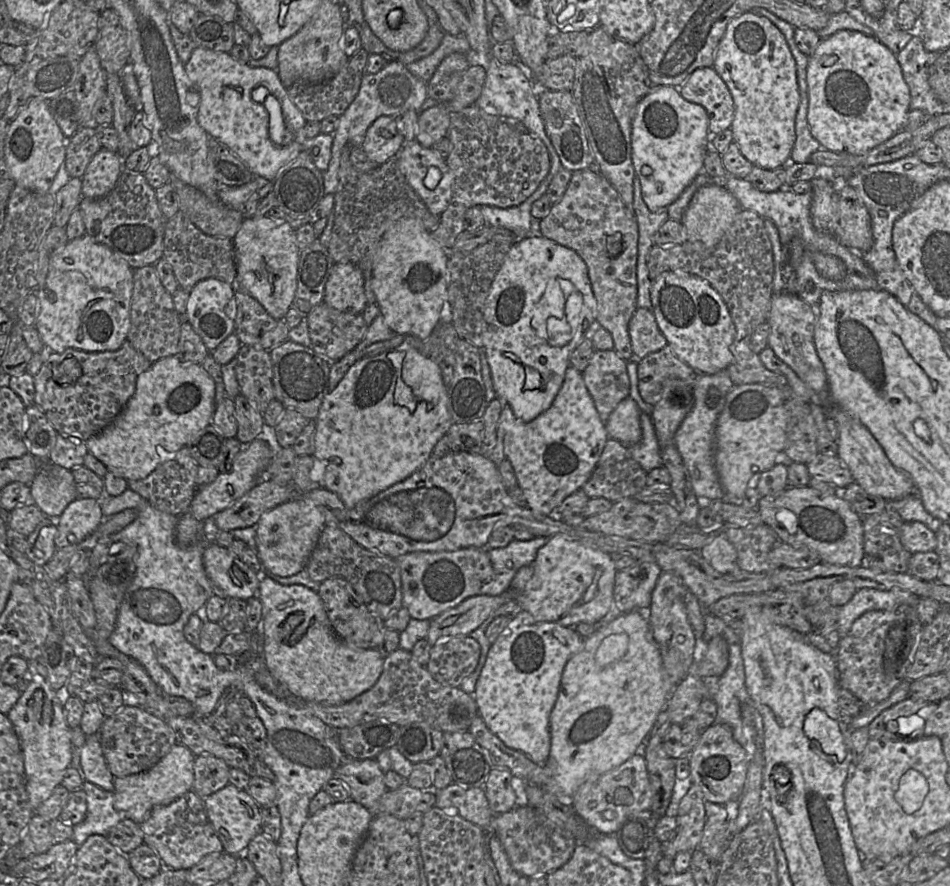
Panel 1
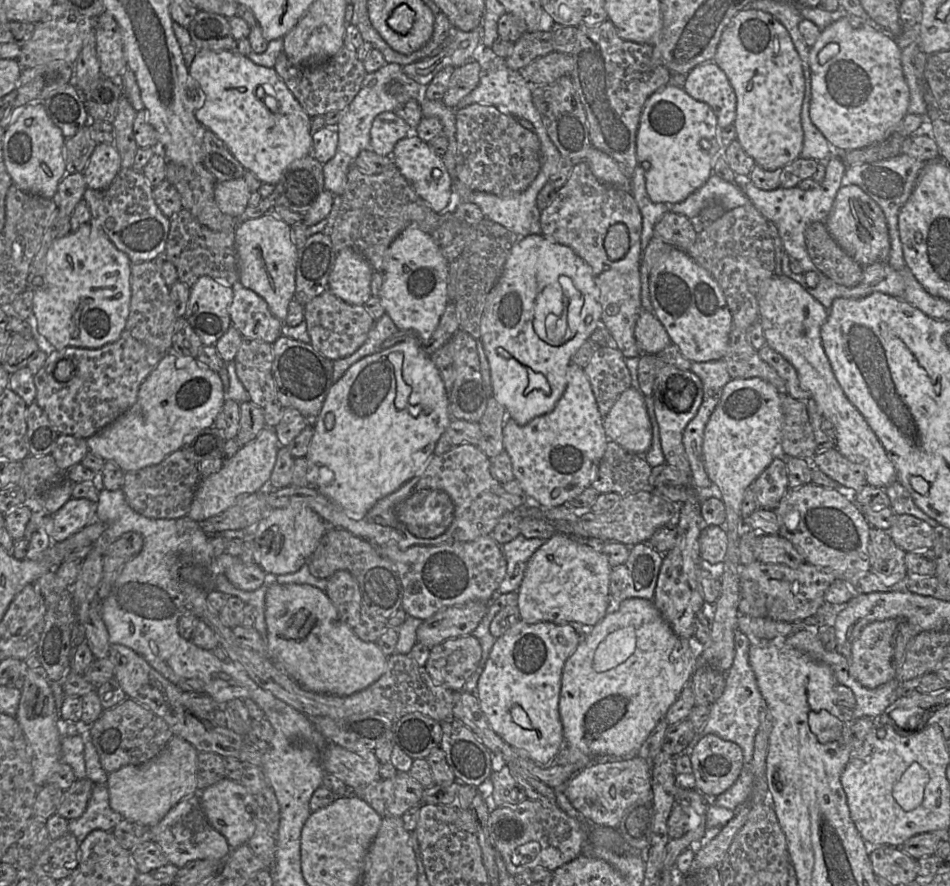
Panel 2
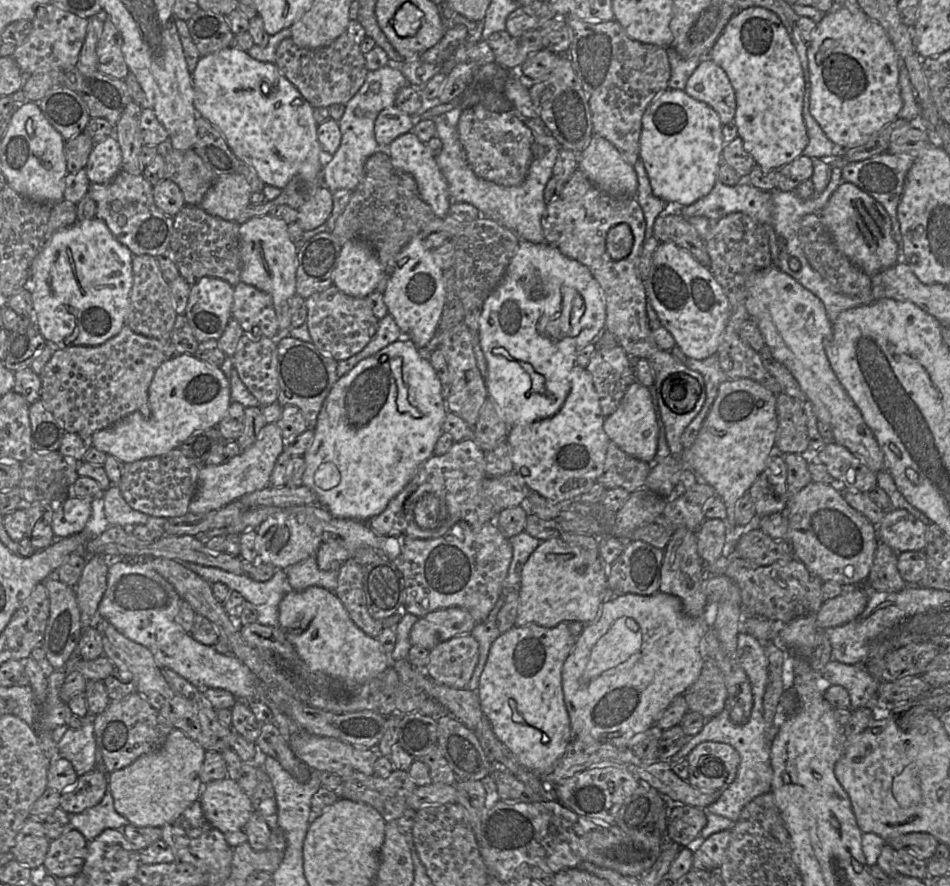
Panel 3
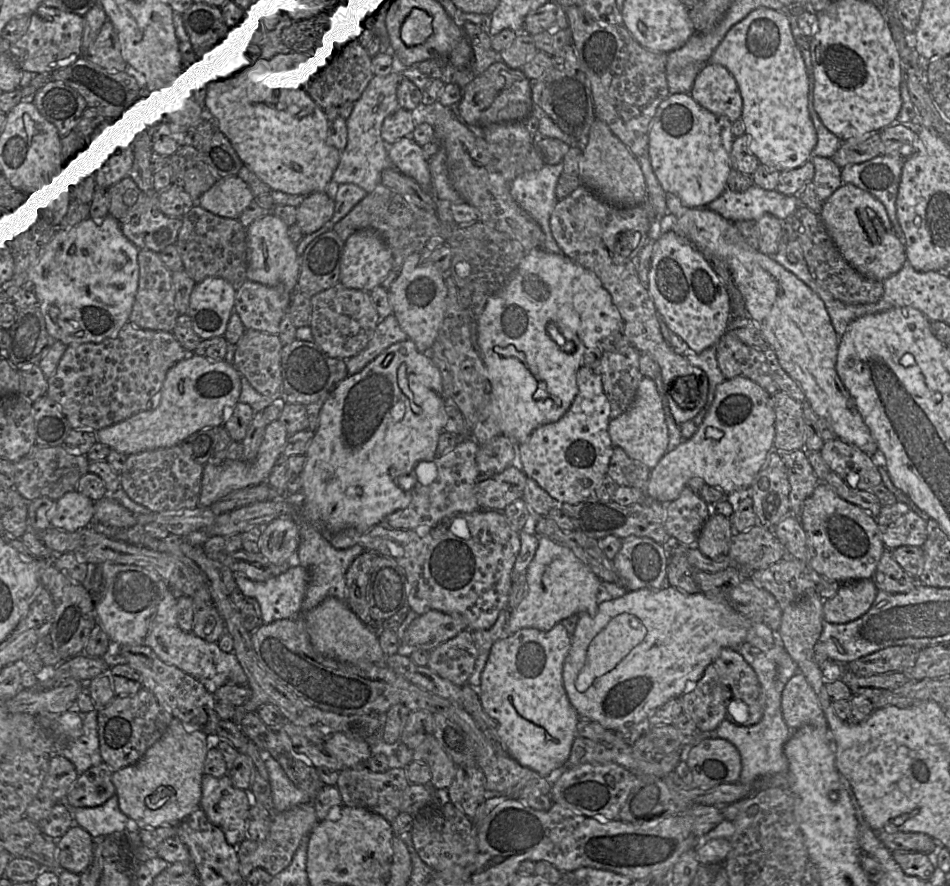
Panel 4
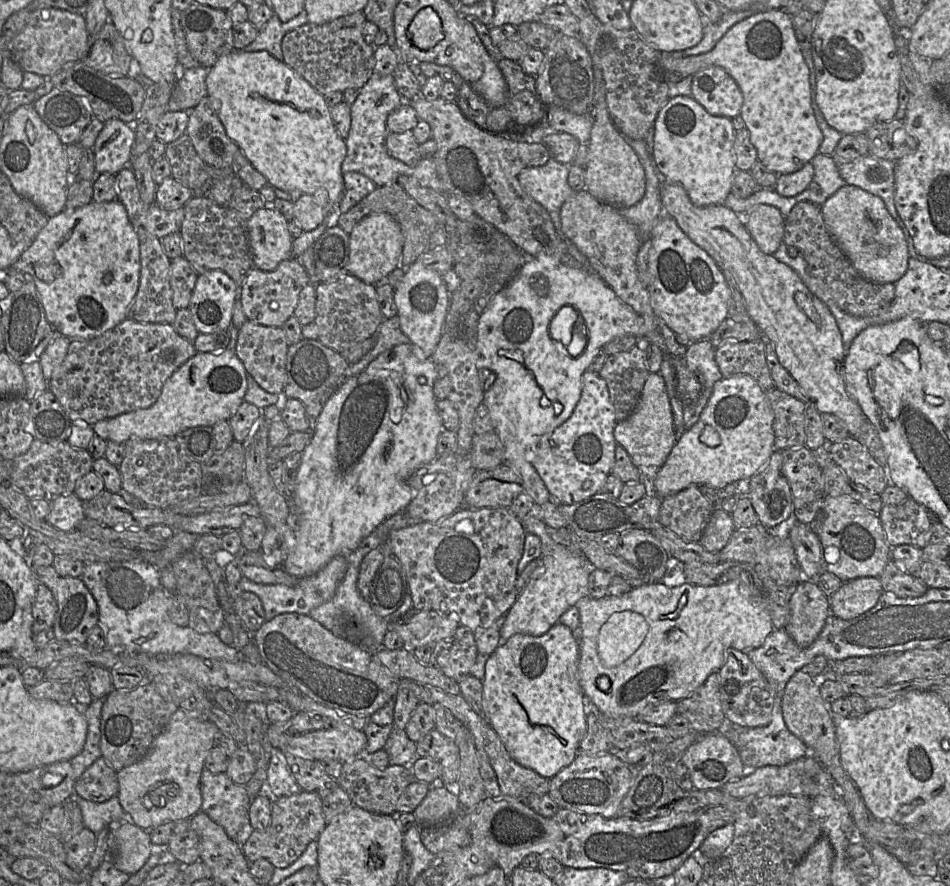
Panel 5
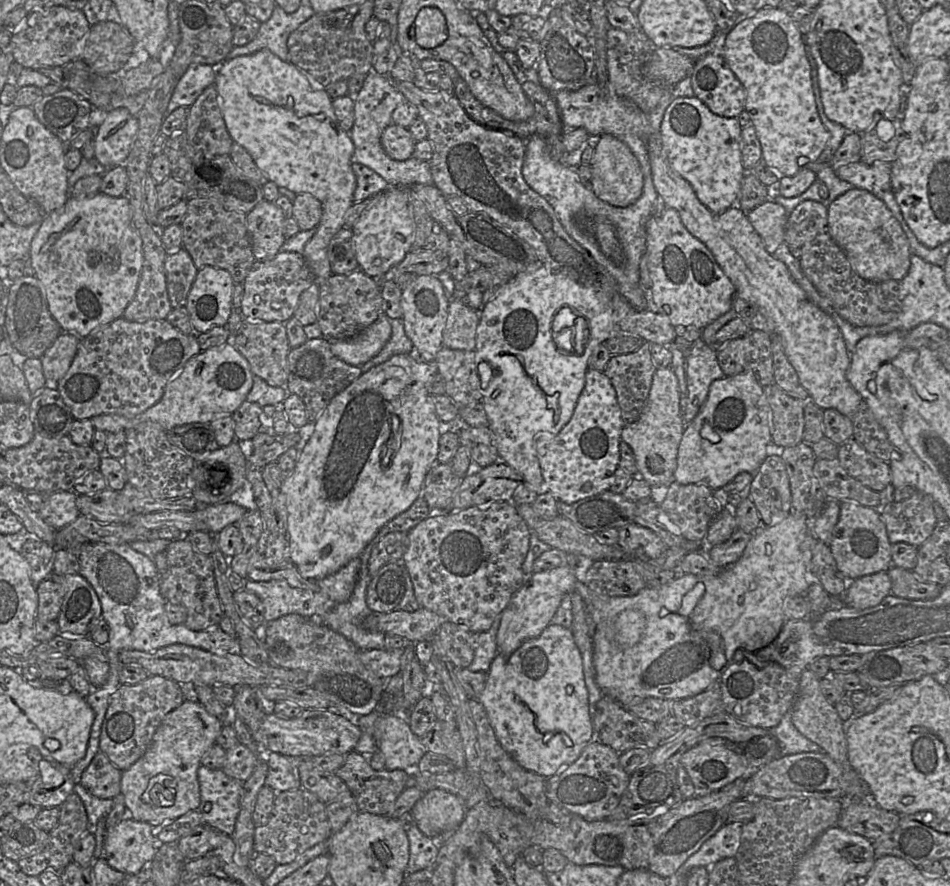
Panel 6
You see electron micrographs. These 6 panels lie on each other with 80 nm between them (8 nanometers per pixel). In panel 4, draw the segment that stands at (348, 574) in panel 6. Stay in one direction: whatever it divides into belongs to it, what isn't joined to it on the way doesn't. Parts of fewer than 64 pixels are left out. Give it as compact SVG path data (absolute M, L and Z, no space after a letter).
M294 564L278 576L257 582L234 573L237 588L245 597L255 598L261 609L263 624L302 615L302 601L309 582L305 568Z

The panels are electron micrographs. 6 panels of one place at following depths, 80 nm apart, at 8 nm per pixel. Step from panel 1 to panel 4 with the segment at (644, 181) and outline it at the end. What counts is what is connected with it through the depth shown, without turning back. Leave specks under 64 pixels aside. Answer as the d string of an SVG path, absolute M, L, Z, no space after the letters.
M689 93L670 94L658 106L649 129L648 154L665 193L676 195L689 208L707 207L727 188L732 169L732 122L699 105Z

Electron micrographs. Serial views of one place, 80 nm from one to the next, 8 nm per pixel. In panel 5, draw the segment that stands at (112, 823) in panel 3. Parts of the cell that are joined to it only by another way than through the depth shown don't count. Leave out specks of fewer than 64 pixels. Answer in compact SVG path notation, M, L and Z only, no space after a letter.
M73 794L73 799L79 805L84 826L95 834L100 833L112 822L129 821L129 815L122 808L118 796L113 796L106 802L97 803L85 800Z

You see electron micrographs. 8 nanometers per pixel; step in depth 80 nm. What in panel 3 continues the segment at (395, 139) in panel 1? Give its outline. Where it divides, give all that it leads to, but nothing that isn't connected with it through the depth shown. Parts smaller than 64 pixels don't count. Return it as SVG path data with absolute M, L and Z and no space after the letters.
M396 105L380 111L375 121L374 132L375 139L382 150L387 150L396 138L413 129L410 116Z

